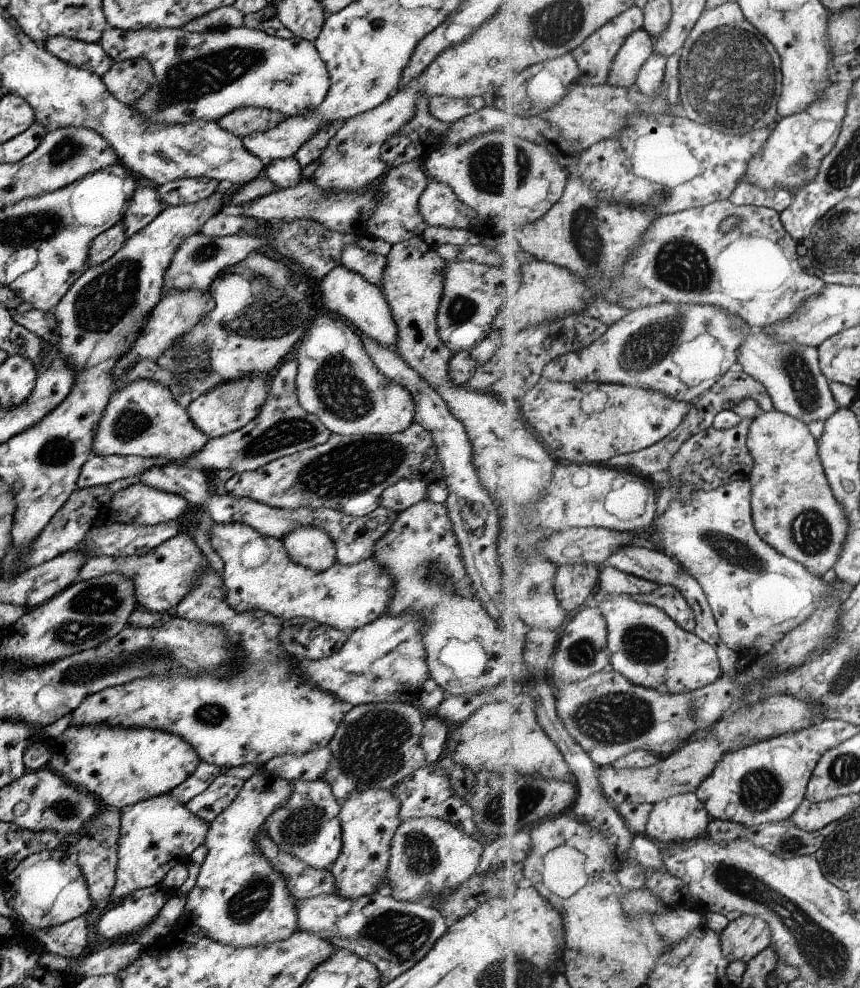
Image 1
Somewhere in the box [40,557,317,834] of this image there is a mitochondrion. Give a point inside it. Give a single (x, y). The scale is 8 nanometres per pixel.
(92, 605)

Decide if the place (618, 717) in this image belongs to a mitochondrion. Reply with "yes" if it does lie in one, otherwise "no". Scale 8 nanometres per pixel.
yes

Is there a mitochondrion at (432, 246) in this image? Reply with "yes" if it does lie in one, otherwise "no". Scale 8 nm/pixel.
no

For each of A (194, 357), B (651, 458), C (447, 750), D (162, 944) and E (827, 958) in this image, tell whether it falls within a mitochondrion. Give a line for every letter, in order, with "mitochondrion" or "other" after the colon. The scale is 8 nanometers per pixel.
A: mitochondrion
B: other
C: other
D: other
E: mitochondrion

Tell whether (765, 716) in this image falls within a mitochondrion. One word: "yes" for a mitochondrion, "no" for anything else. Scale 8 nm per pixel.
yes

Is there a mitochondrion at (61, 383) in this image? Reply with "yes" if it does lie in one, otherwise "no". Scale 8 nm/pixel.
no

